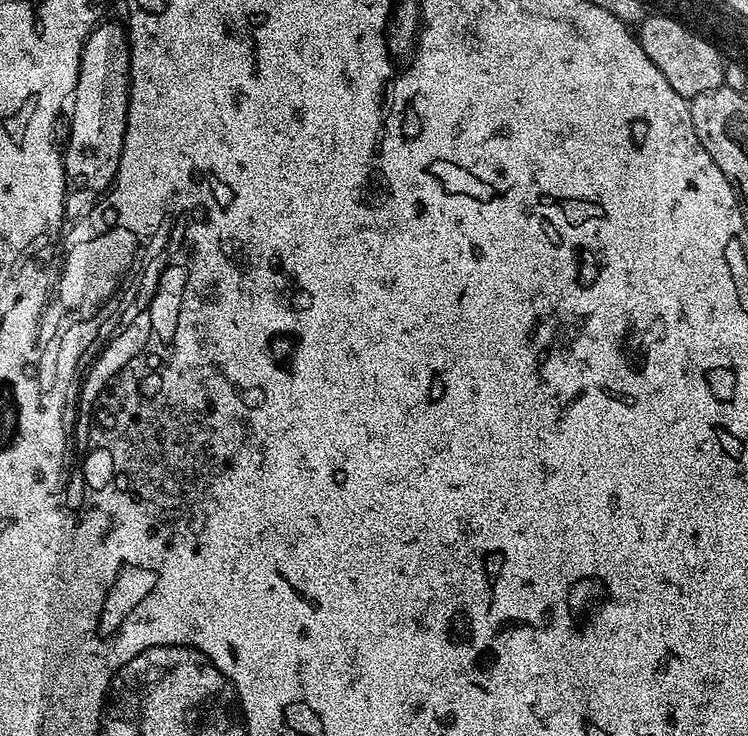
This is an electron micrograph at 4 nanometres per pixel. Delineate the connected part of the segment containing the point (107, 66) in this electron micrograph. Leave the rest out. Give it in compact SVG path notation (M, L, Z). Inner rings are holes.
M101 22L93 28L80 55L80 70L76 91L70 97L72 121L68 124L68 145L63 145L64 180L72 180L72 188L84 196L84 192L96 192L108 184L112 168L116 168L116 152L120 152L120 128L124 128L124 99L128 97L128 57L130 45L123 27Z

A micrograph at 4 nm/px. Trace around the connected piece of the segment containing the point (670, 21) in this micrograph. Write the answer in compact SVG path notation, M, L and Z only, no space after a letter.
M649 15L644 23L639 25L638 39L642 50L646 50L646 58L662 70L666 82L678 90L678 94L685 98L691 98L698 94L706 94L706 90L714 90L721 87L724 82L724 69L726 61L722 54L714 53L707 44L701 44L695 40L691 30L679 19L671 15L652 16Z

